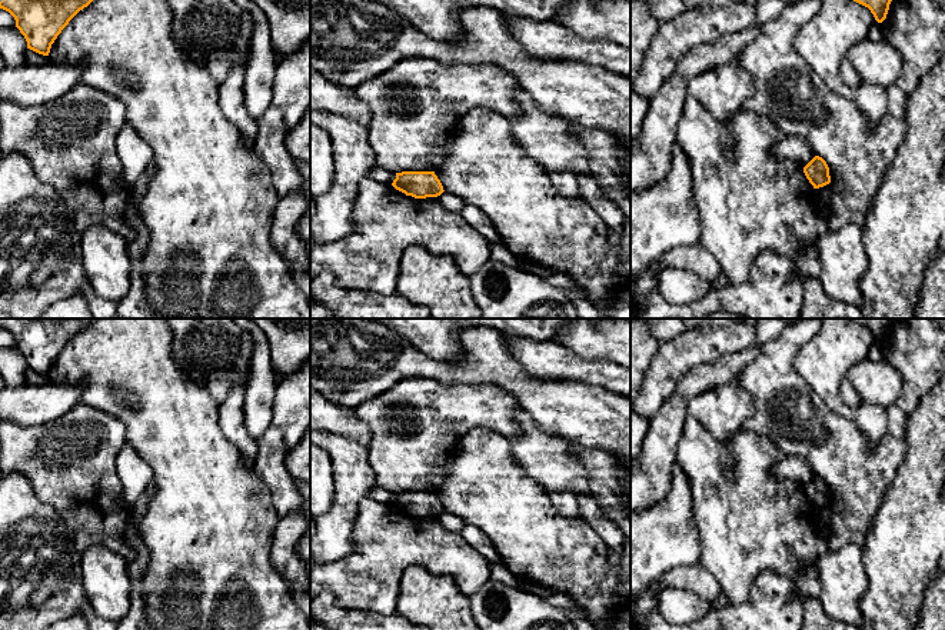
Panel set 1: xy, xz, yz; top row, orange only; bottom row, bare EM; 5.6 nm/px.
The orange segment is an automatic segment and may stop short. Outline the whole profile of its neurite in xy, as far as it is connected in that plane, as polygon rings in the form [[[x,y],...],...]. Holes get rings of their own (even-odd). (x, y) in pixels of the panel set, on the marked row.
[[[0,0],[0,9],[9,11],[16,27],[24,36],[27,49],[49,56],[51,44],[69,21],[93,0]]]

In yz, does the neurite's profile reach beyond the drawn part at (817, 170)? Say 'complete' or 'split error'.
complete

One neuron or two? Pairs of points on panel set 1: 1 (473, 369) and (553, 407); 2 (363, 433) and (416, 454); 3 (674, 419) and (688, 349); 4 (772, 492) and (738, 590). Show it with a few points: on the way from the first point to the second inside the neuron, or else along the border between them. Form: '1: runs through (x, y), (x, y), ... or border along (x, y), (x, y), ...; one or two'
1: runs through (493, 369), (503, 370), (533, 396); one
2: border along (352, 409), (370, 430), (370, 444), (368, 447); two
3: border along (714, 362), (692, 366), (664, 403); two
4: runs through (748, 516), (748, 524), (738, 542), (738, 566); one

